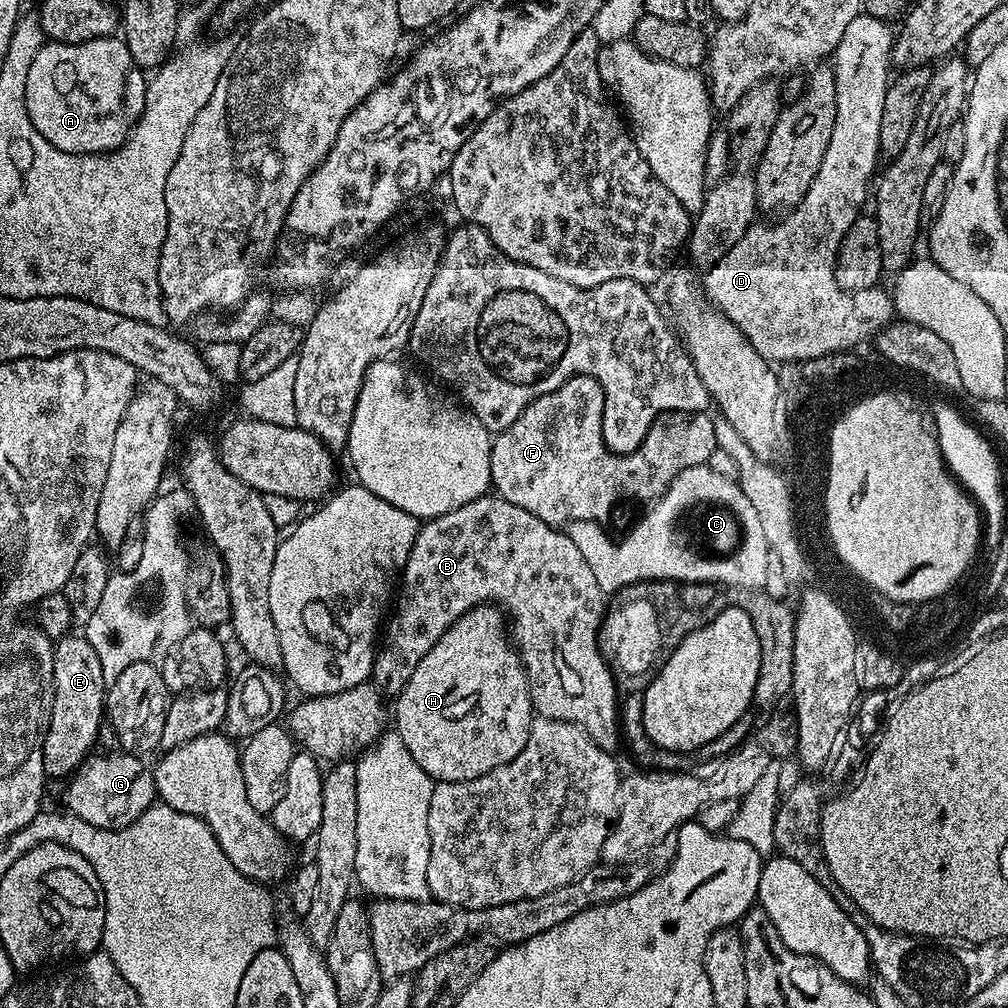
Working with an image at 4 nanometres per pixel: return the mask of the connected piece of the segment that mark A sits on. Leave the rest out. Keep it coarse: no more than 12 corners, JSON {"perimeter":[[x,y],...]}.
{"perimeter":[[123,38],[46,42],[24,101],[66,154],[112,152],[145,69]]}

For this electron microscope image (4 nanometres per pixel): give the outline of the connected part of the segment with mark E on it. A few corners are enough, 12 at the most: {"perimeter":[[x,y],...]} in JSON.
{"perimeter":[[83,634],[52,649],[44,775],[68,778],[106,716],[102,662]]}

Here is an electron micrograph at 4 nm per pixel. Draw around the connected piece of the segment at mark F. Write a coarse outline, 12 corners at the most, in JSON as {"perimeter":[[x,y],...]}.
{"perimeter":[[575,376],[493,439],[495,495],[553,526],[655,502],[717,448],[666,412],[628,456]]}

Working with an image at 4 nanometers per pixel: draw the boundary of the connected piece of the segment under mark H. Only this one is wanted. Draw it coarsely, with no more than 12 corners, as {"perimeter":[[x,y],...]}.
{"perimeter":[[477,603],[395,697],[436,782],[482,778],[530,738],[506,616]]}

